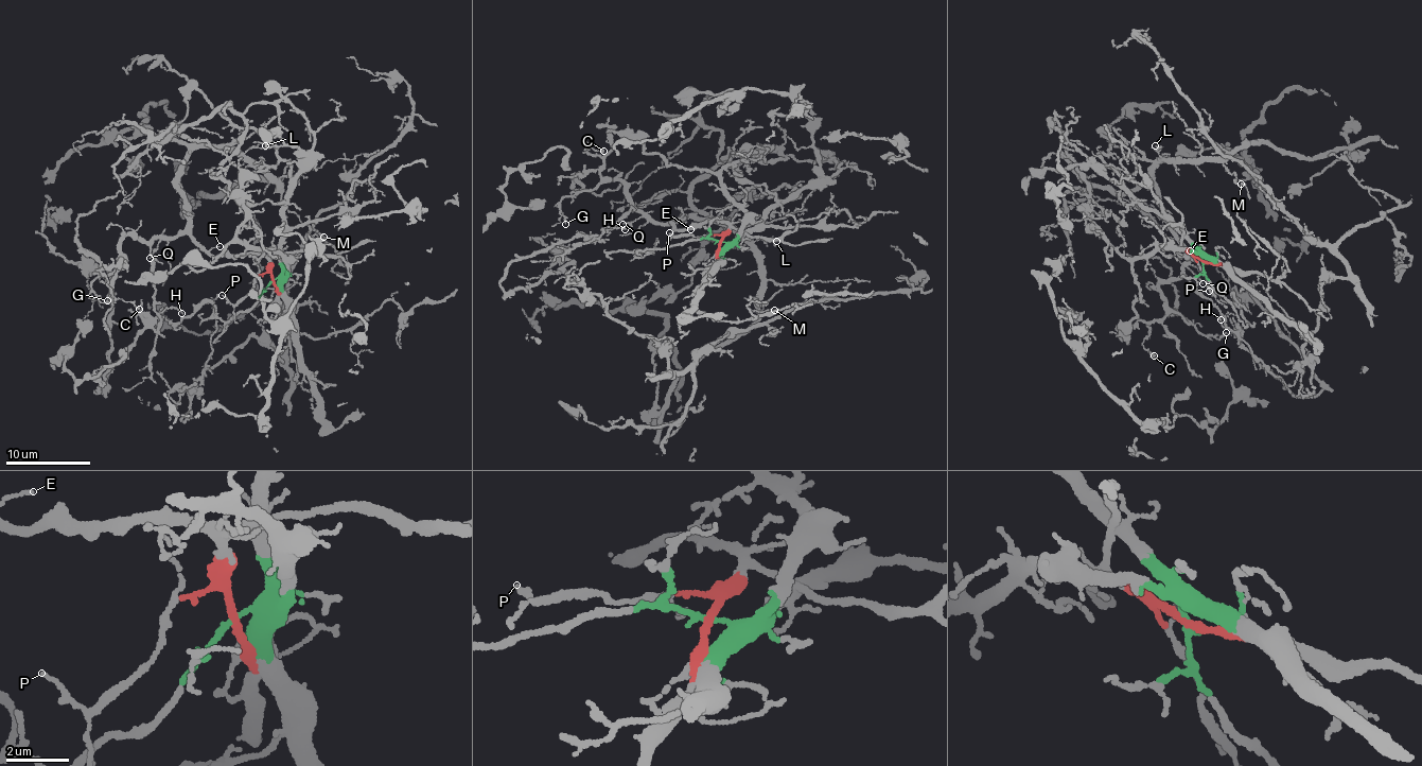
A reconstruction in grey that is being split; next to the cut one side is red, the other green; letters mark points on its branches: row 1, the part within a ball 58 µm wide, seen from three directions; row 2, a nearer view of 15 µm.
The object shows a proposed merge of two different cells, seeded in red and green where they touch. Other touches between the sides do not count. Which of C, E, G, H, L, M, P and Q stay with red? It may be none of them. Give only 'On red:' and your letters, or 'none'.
On red: C, E, G, H, L, M, P, Q

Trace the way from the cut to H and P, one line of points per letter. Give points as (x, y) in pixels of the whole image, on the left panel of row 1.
H: (273, 281), (268, 261), (261, 255), (214, 257), (186, 233), (161, 236), (150, 255), (154, 309), (182, 313)
P: (273, 281), (267, 273), (259, 275), (245, 296), (234, 305), (221, 295)

